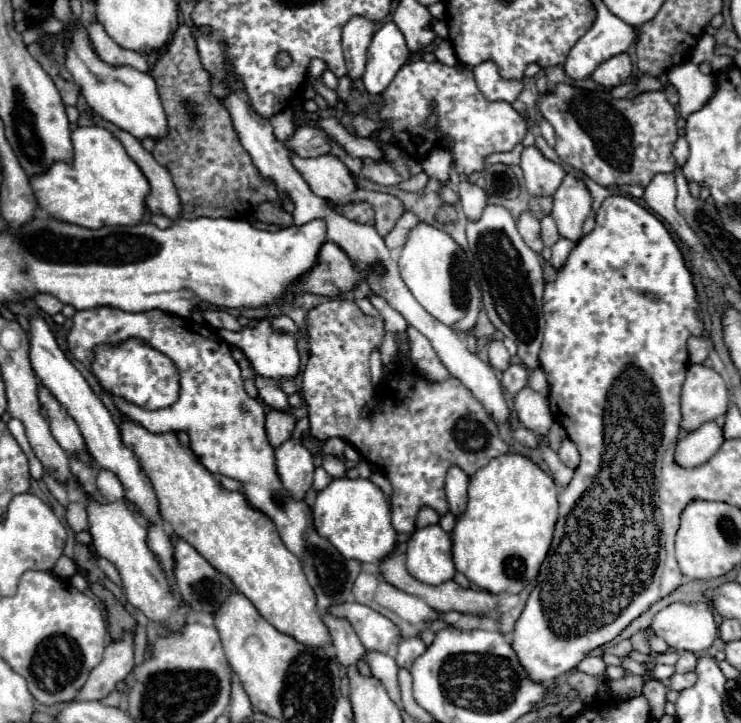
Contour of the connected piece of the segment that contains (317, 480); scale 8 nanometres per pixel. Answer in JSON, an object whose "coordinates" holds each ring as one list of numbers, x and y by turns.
{"coordinates":[[318,467,316,473,314,473,314,485,312,485,312,489,318,493,318,491,322,491,330,481,332,481,332,479,328,477,328,473,326,473,322,467]]}

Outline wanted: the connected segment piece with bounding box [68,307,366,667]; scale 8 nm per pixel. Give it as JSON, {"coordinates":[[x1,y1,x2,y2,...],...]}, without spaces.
{"coordinates":[[96,307,76,311,74,325,68,333,70,353,78,361,92,361,94,349,100,345,120,345,126,339,140,339,152,349,170,357,180,373,180,395,178,401,164,409,142,409,122,397,112,395,114,405,120,413,132,421,144,425,152,433,166,431,188,431,190,447,202,461,202,465,214,475,232,477,244,483,242,491,254,509,264,511,274,523,284,545,300,557,308,583,312,585,318,599,318,613,326,623,332,643,336,647,336,659,344,667,356,667,360,659,366,659,366,649,356,637,354,629,344,619,334,619,326,613,326,607,338,605,350,599,352,581,360,573,358,561,344,559,328,539,320,537,312,523,312,511,304,501,294,501,290,493,280,485,274,467,274,449,270,447,264,431,264,407,260,401,252,401,244,391,244,379,240,367,232,357,230,345,208,325,200,325,190,319,182,319,164,311,142,311,128,313,116,307]]}

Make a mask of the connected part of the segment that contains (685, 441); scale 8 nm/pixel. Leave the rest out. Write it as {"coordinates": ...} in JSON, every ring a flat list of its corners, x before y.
{"coordinates":[[706,421,698,429,690,431,686,437,678,441,676,461,680,465,702,465,708,461,724,443,724,431,716,421]]}

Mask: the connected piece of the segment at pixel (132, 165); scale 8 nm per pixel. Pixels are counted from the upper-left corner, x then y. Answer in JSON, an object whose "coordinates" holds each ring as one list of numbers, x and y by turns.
{"coordinates":[[100,125,76,127,72,131,72,145,72,165,52,165,44,177,30,177,40,209,56,219,88,229,138,225,146,213,150,185,124,145]]}

